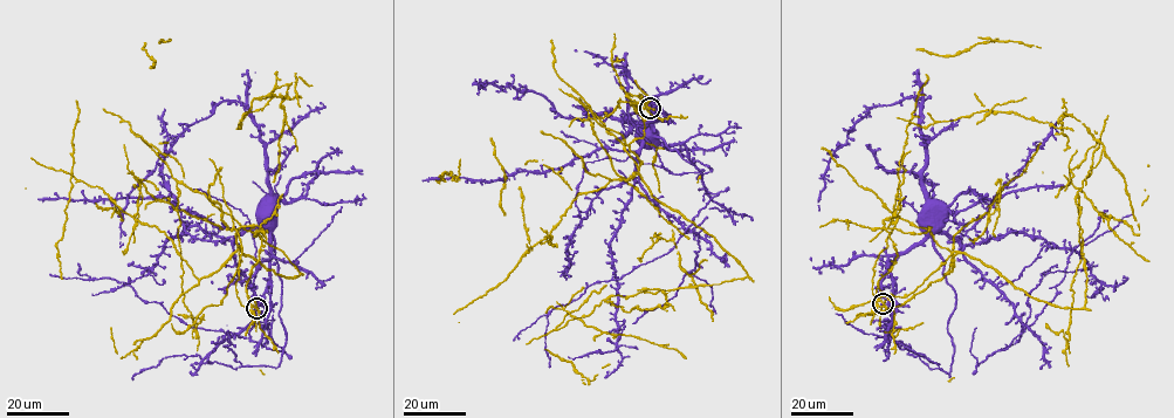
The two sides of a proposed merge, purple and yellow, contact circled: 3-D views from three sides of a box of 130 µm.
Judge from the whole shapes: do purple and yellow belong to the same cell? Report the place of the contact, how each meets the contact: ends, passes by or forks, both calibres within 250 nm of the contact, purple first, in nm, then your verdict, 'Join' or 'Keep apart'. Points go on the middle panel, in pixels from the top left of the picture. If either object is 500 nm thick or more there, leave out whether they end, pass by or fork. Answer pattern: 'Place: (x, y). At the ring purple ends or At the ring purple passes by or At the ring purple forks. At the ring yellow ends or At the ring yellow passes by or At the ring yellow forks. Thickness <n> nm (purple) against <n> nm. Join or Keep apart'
Place: (650, 108). At the ring purple ends. At the ring yellow passes by. Thickness 360 nm (purple) against 160 nm. Keep apart

